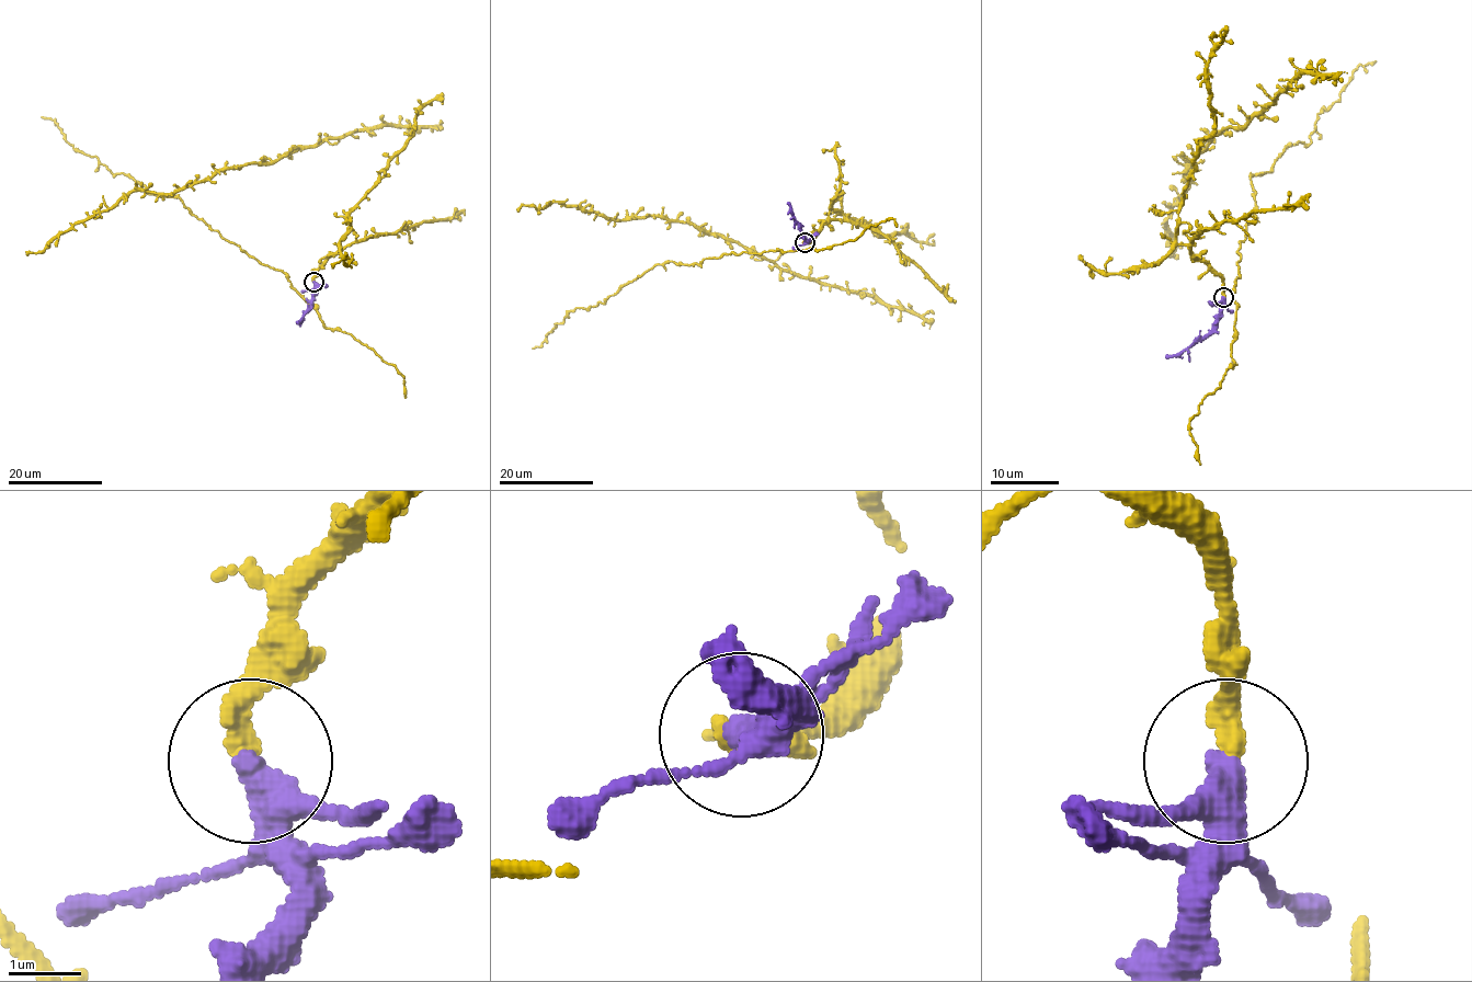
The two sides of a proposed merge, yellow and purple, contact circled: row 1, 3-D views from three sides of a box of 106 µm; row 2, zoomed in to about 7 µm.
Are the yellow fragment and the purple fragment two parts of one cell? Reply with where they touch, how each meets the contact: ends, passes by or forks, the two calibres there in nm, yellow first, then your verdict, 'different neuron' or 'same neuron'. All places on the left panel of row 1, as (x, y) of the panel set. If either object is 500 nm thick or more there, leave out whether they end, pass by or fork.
place (314, 282); yellow ends; purple passes by; calibres 360 and 360 nm; same neuron

